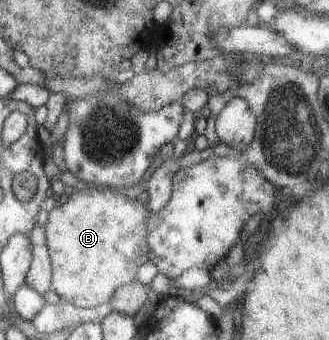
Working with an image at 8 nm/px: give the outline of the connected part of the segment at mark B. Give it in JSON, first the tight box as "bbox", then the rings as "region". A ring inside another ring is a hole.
{"bbox":[44,186,149,308],"region":[[[86,186],[80,192],[74,190],[69,197],[58,200],[55,207],[48,213],[47,222],[44,225],[44,244],[48,250],[48,260],[50,263],[50,290],[62,300],[69,302],[72,306],[80,308],[97,307],[108,303],[113,292],[126,283],[135,280],[137,268],[147,262],[146,244],[146,219],[149,211],[145,208],[142,198],[131,199],[123,196],[122,190],[112,189],[111,187]]]}

